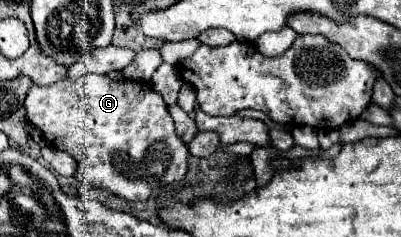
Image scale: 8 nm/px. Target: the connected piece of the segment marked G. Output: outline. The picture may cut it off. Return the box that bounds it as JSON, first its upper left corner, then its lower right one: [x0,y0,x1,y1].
[26,75,188,201]

